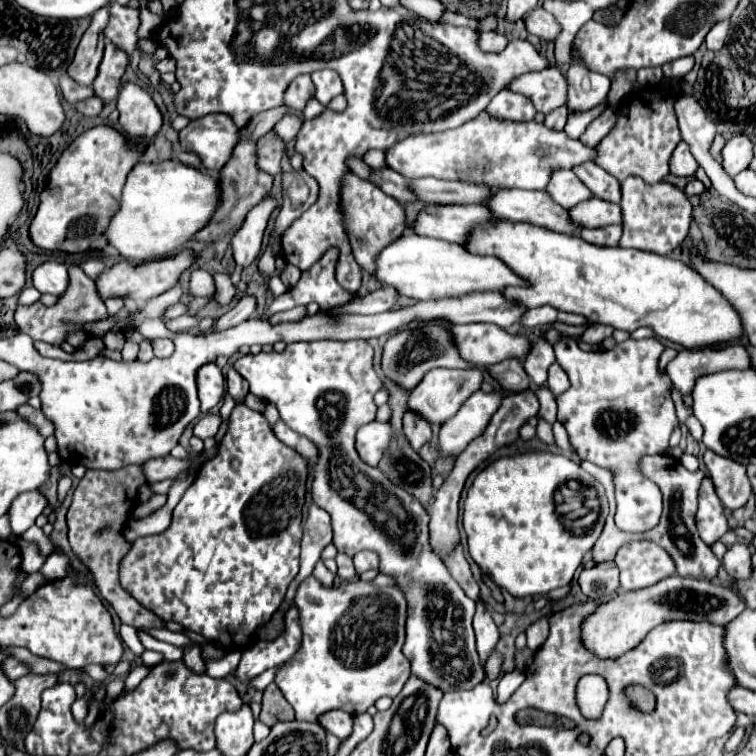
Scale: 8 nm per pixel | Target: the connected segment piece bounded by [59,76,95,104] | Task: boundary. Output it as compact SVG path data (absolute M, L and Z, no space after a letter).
M61 76L59 78L59 86L61 86L61 92L63 92L63 98L71 104L75 102L81 102L81 100L87 100L89 96L95 96L93 88L87 88L87 86L81 86L77 82L73 82L69 76Z

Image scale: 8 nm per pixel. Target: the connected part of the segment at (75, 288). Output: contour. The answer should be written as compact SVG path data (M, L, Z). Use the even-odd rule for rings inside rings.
M71 266L69 276L71 276L71 284L65 290L65 294L59 296L59 302L55 306L43 306L41 302L35 302L31 306L19 306L17 308L15 322L17 322L21 332L29 332L29 336L33 336L33 340L43 340L43 342L49 342L53 346L61 346L69 332L85 330L83 326L87 322L99 322L99 320L109 318L105 304L97 294L95 282L89 276L85 276L85 272L79 266Z

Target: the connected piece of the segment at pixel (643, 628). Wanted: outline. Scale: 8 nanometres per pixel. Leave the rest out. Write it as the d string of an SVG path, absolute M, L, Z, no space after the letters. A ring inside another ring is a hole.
M669 576L649 588L617 592L607 602L601 602L593 614L581 622L581 642L597 658L619 658L625 652L641 644L641 640L659 624L671 620L713 620L717 624L727 624L737 614L745 610L745 604L737 594L723 588L721 584Z

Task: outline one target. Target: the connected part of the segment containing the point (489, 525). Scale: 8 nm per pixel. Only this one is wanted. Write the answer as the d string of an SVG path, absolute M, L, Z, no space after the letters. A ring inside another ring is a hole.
M529 452L503 456L477 474L467 492L463 528L469 538L469 554L481 572L511 596L527 598L545 596L573 580L573 574L581 566L583 556L601 536L607 512L609 506L605 488L577 462L561 454Z

